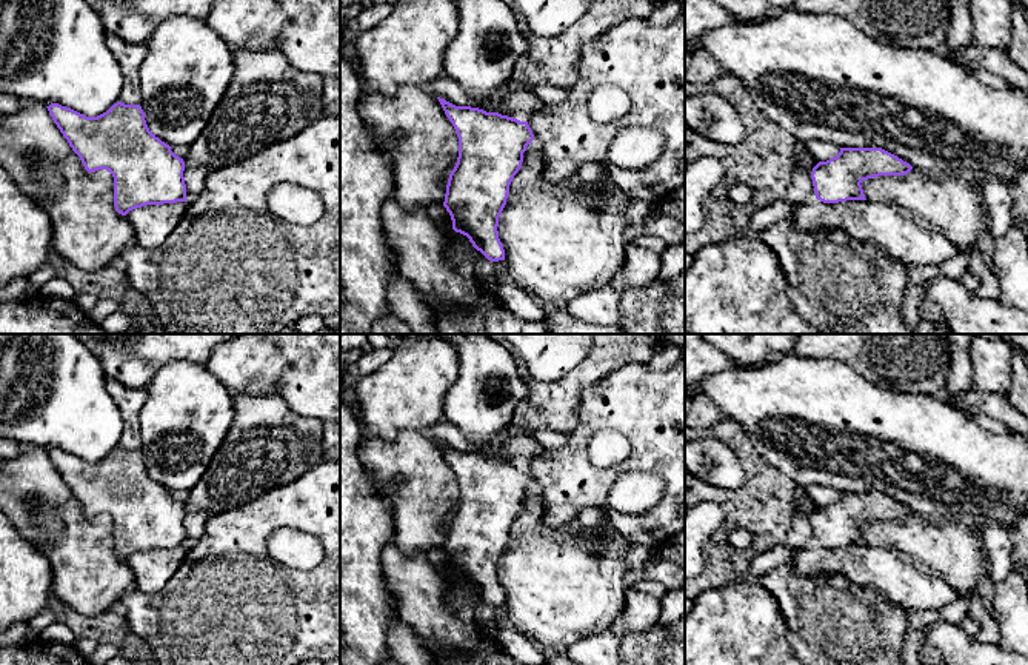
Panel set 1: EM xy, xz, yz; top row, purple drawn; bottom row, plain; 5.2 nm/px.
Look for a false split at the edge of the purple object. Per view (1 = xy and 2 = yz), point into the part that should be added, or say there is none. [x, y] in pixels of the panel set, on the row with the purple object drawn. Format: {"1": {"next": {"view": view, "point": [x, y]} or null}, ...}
{"1": {"next": null}, "2": {"next": null}}

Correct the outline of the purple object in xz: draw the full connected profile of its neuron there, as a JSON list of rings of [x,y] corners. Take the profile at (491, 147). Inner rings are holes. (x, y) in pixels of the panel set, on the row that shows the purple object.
[[[437,97],[459,137],[459,157],[449,174],[443,206],[451,216],[452,229],[469,239],[488,260],[505,260],[499,239],[499,217],[506,205],[509,185],[522,168],[523,152],[534,140],[528,122],[486,112],[471,106],[456,106]]]

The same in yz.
[[[840,148],[840,152],[819,162],[811,172],[816,199],[823,203],[839,203],[846,200],[866,200],[862,182],[879,175],[905,175],[913,166],[897,155],[882,148]]]

